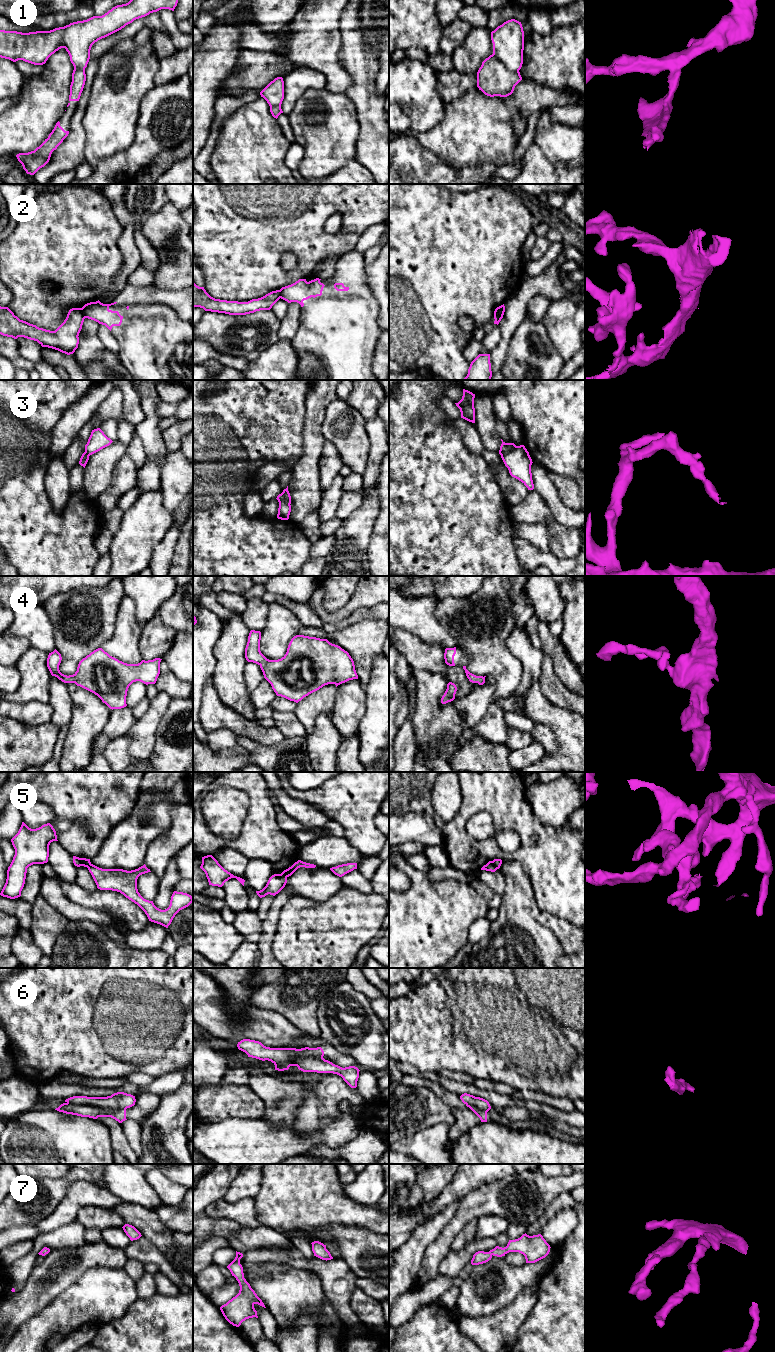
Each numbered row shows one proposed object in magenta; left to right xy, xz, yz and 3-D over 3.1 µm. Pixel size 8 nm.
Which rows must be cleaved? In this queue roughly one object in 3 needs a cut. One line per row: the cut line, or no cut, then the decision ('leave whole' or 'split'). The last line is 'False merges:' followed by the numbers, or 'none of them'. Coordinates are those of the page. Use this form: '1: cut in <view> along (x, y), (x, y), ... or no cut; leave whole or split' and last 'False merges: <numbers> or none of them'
1: cut in yz along (492, 54), (510, 71), (518, 71); split
2: cut in xy along (81, 308), (85, 317); split
3: cut in yz along (516, 446), (501, 455); split
4: no cut; leave whole
5: cut in yz along (492, 861), (497, 868); split
6: cut in xy along (67, 1102), (106, 1108), (126, 1108); split
7: no cut; leave whole
False merges: 1, 2, 3, 5, 6

